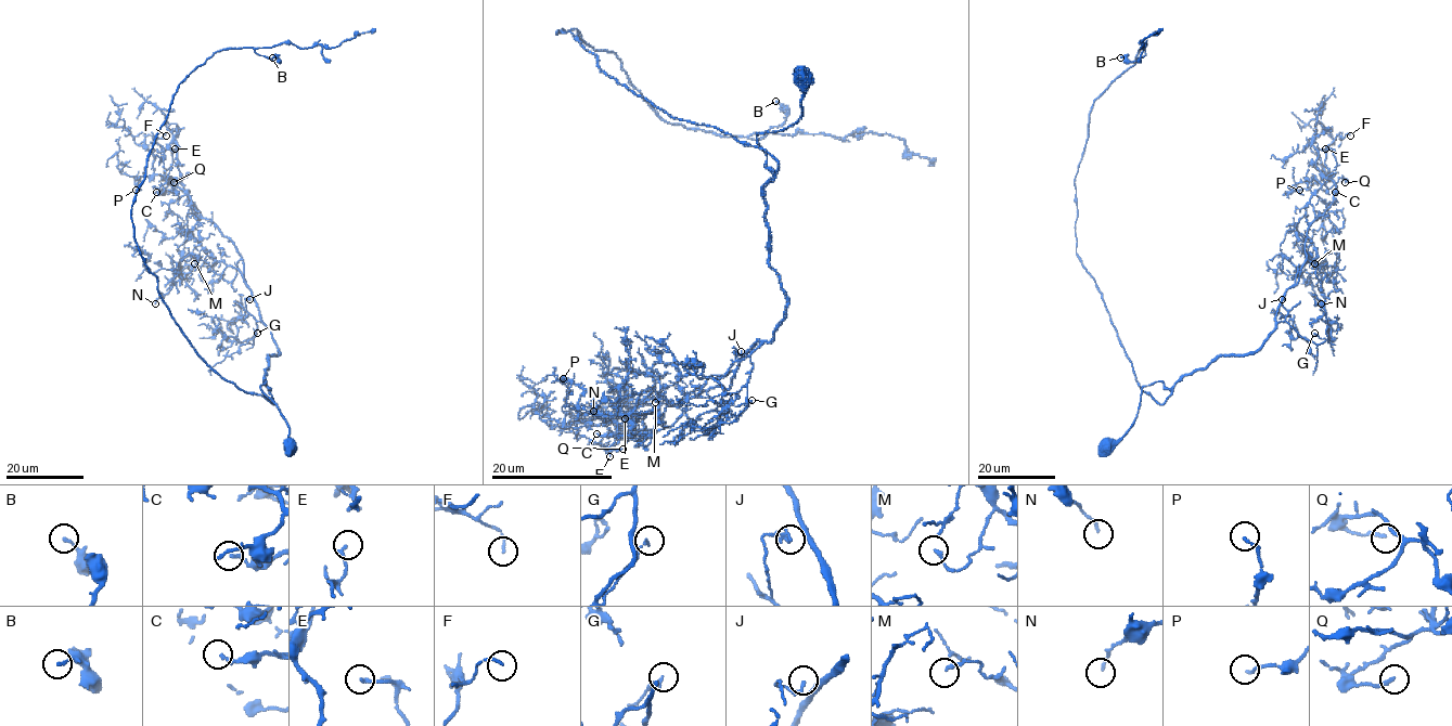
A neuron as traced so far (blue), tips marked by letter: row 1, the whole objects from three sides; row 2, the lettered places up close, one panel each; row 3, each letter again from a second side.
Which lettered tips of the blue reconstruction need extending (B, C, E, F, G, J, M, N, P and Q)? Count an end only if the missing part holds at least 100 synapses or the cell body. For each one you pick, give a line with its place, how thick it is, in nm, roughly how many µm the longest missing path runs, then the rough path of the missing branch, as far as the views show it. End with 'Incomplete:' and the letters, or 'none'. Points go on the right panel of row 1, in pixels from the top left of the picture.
Incomplete: none

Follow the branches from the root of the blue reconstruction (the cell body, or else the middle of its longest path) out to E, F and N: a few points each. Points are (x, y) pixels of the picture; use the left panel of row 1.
E: (290, 444), (287, 424), (259, 387), (270, 388), (268, 355), (279, 349), (235, 246), (164, 178), (175, 148)
F: (290, 444), (259, 387), (279, 349), (242, 257), (154, 172), (145, 137), (166, 135)
N: (290, 444), (259, 387), (279, 349), (243, 275), (221, 261), (185, 266), (155, 303)

